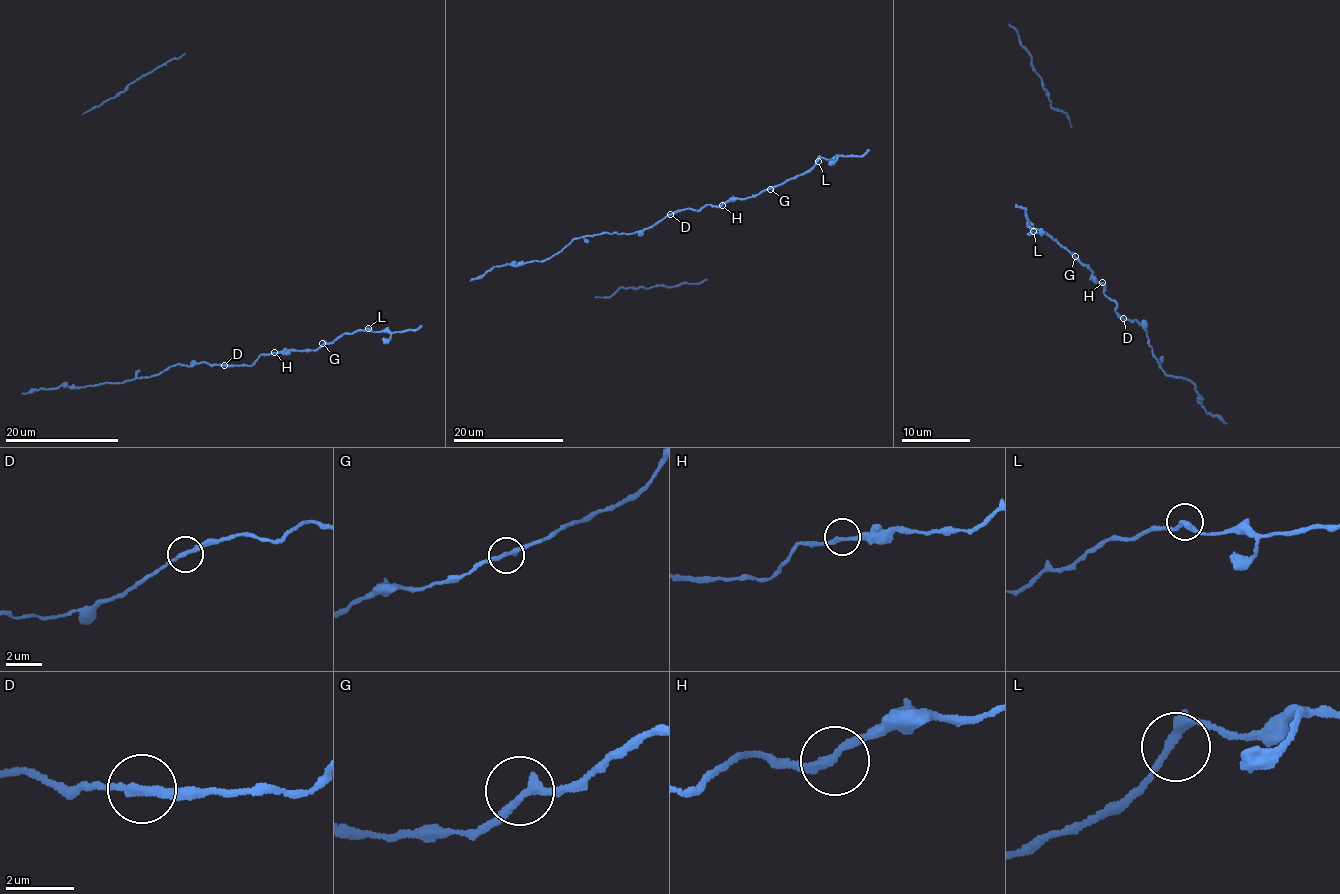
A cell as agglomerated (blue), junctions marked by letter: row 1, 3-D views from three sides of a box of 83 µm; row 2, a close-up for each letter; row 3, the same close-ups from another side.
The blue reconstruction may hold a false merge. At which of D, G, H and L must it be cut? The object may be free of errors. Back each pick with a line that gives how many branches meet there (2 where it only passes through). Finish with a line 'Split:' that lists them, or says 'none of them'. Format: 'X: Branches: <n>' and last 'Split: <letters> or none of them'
Split: none of them

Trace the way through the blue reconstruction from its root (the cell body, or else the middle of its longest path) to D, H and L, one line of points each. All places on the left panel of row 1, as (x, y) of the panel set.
D: (137, 370), (138, 377), (159, 375), (175, 364), (224, 364)
H: (137, 370), (138, 377), (159, 375), (175, 364), (252, 365), (260, 355), (274, 352)
L: (137, 370), (138, 377), (159, 375), (175, 364), (252, 365), (260, 355), (314, 350), (341, 335), (368, 328)

